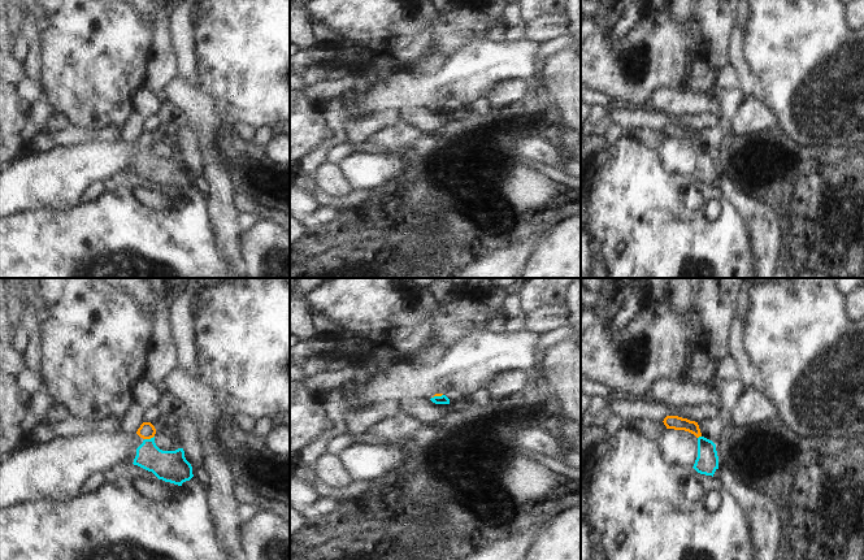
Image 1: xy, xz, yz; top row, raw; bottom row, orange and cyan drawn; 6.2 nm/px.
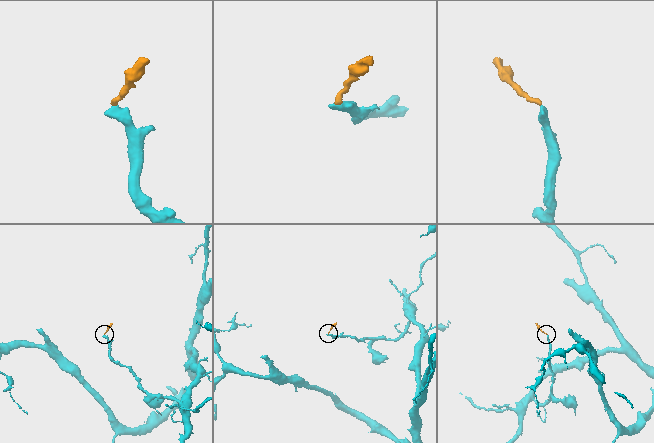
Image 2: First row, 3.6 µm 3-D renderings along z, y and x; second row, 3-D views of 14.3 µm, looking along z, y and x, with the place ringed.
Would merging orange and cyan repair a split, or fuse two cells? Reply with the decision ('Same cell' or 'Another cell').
Same cell.

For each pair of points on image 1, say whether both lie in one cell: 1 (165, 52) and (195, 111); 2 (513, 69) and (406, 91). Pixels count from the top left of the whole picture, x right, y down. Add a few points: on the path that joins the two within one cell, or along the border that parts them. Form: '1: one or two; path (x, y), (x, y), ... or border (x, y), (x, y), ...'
1: two; border (177, 77), (164, 90)
2: one; path (486, 69), (476, 69), (456, 85), (433, 89)

